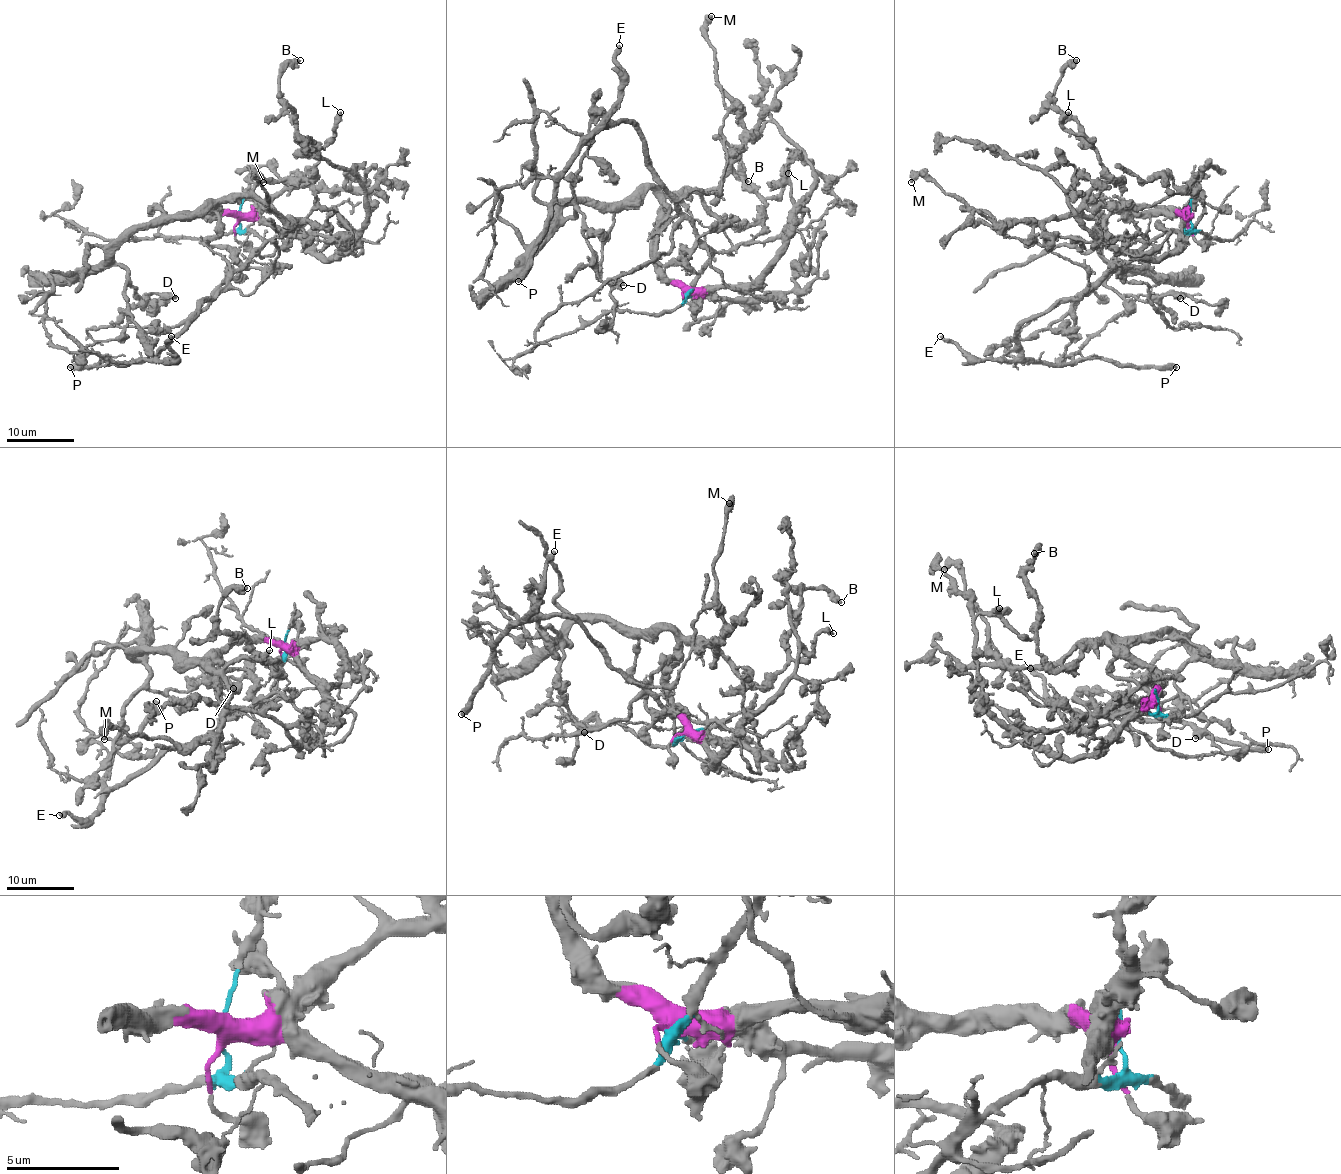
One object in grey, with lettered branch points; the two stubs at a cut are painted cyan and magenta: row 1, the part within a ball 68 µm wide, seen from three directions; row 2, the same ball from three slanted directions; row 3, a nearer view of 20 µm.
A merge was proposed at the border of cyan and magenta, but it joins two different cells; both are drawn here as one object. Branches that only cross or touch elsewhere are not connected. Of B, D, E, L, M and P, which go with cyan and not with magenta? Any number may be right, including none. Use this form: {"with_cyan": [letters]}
{"with_cyan": ["E", "P"]}

